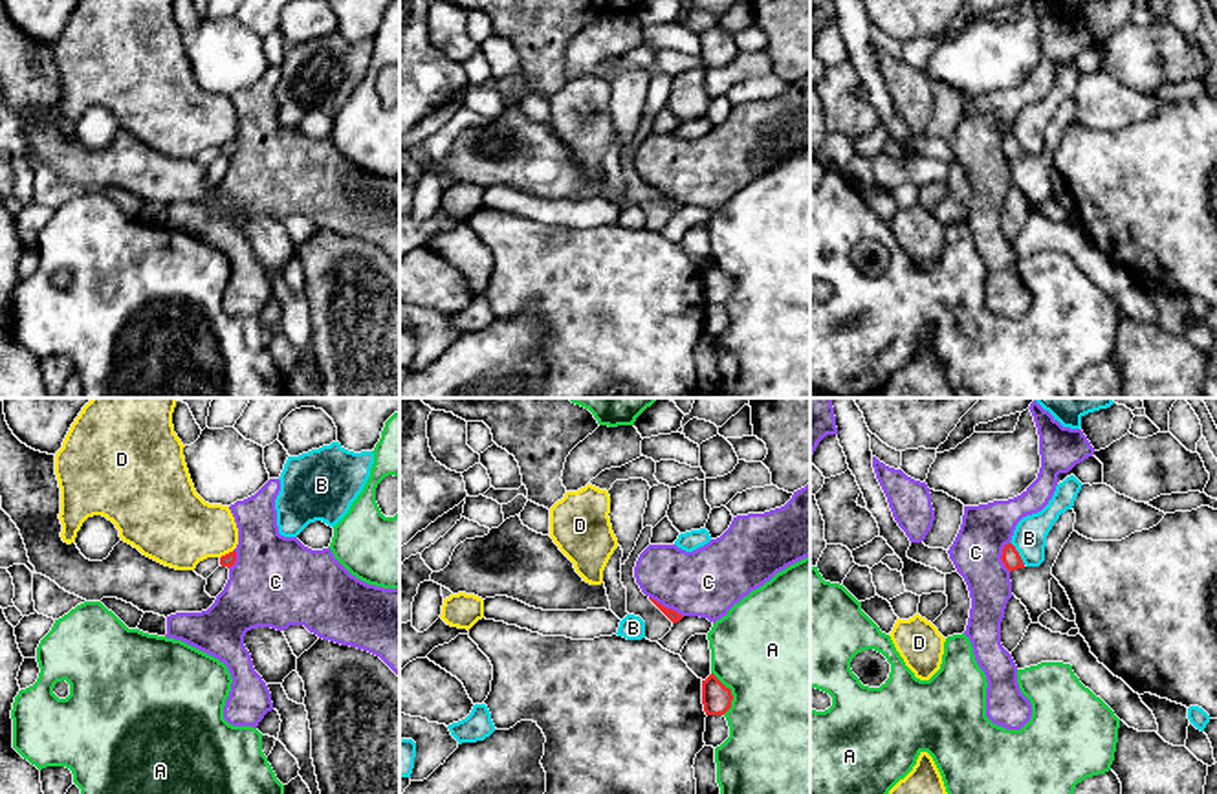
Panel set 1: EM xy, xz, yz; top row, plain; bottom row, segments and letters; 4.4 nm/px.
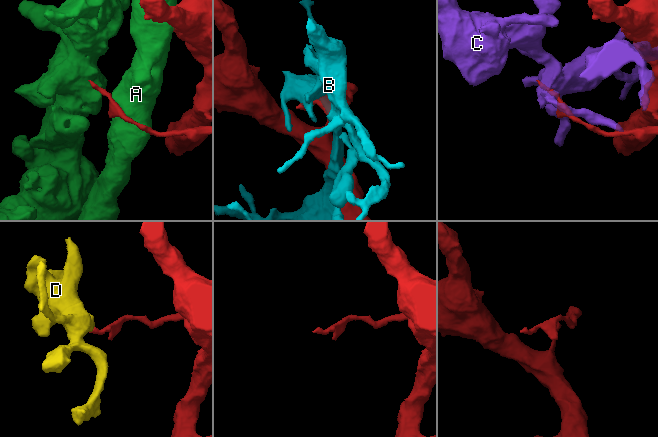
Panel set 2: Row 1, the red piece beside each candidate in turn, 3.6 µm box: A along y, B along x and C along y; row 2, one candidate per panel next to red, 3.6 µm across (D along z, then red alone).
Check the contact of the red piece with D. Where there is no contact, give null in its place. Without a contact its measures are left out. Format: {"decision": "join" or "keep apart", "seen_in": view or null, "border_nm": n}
{"decision": "keep apart", "seen_in": "xy", "border_nm": 80}

